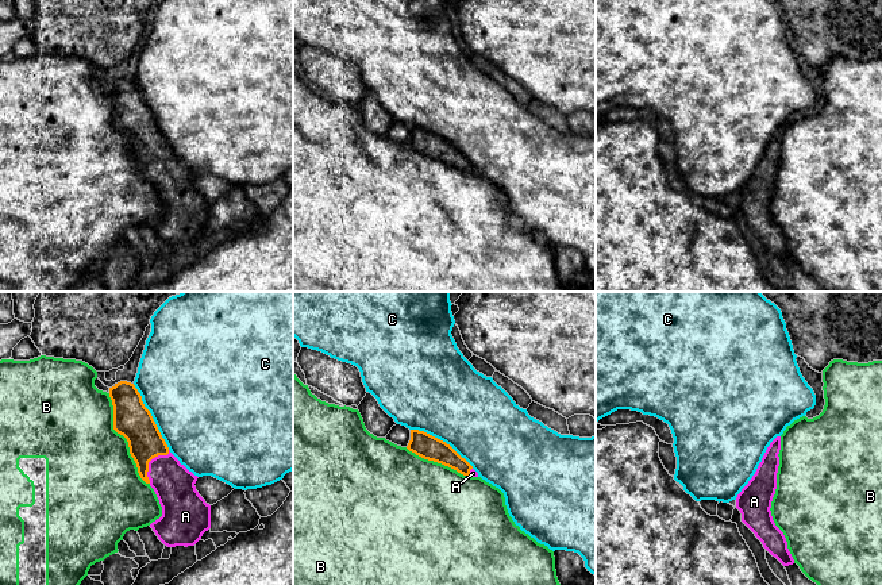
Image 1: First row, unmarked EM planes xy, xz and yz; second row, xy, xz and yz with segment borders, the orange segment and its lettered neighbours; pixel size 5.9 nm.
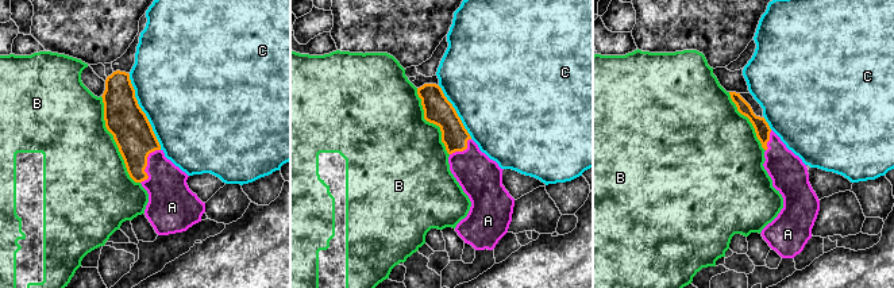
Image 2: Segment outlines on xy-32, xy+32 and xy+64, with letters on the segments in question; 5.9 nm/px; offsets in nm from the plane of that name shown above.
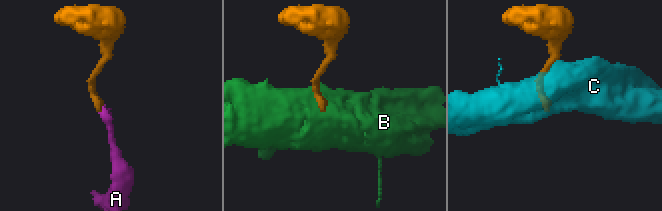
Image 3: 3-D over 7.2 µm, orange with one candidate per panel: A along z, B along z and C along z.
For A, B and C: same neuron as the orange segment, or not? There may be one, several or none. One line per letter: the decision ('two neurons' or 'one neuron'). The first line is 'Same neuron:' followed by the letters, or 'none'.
Same neuron: A
A: one neuron
B: two neurons
C: two neurons

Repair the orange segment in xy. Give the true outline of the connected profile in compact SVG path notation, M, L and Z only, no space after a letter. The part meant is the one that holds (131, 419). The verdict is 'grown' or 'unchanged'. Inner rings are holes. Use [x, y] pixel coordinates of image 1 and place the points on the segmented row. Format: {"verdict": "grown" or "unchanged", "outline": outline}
{"verdict": "grown", "outline": "M115 384L109 397L113 430L127 439L140 478L154 489L162 507L162 516L150 527L167 547L194 546L211 528L211 505L194 486L199 477L170 453L134 384Z"}

